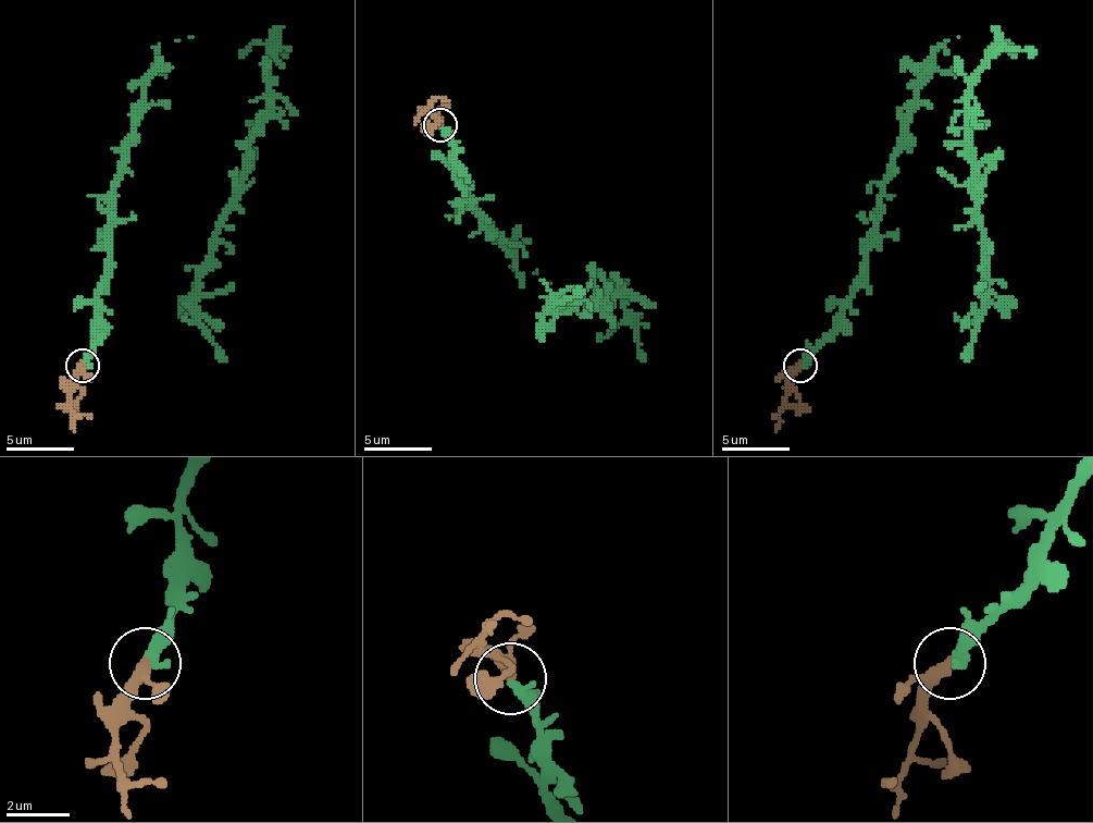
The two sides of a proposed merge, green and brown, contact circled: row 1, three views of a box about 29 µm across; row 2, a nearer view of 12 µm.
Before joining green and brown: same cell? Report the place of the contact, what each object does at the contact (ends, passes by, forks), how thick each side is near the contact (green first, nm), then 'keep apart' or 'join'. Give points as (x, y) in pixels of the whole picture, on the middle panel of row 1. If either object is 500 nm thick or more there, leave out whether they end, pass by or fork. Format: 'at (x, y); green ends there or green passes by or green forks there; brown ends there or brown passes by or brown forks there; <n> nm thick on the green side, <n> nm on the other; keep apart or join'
at (439, 125); green ends there; brown passes by; 400 nm thick on the green side, 300 nm on the other; join

